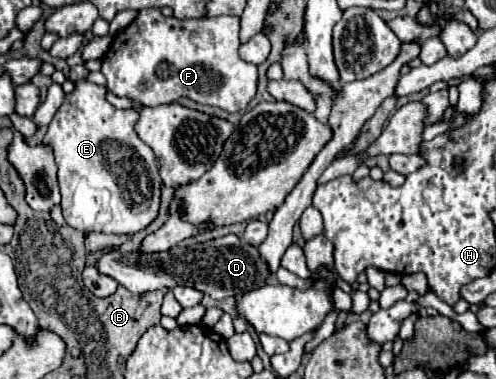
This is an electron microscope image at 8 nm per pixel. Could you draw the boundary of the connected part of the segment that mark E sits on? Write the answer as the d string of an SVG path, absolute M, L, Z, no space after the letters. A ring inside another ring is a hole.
M77 81L75 89L65 95L63 105L49 123L43 141L53 147L55 163L59 167L59 187L63 195L61 207L65 221L83 232L133 235L145 229L145 225L149 225L157 215L161 177L153 151L133 131L139 115L133 109L115 109L109 101L105 101L105 93L105 87L89 81Z

